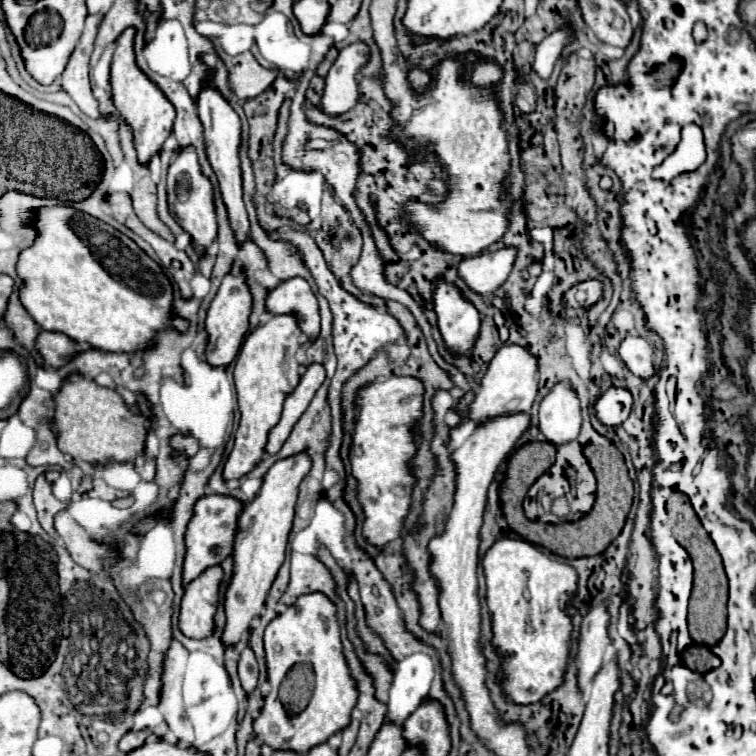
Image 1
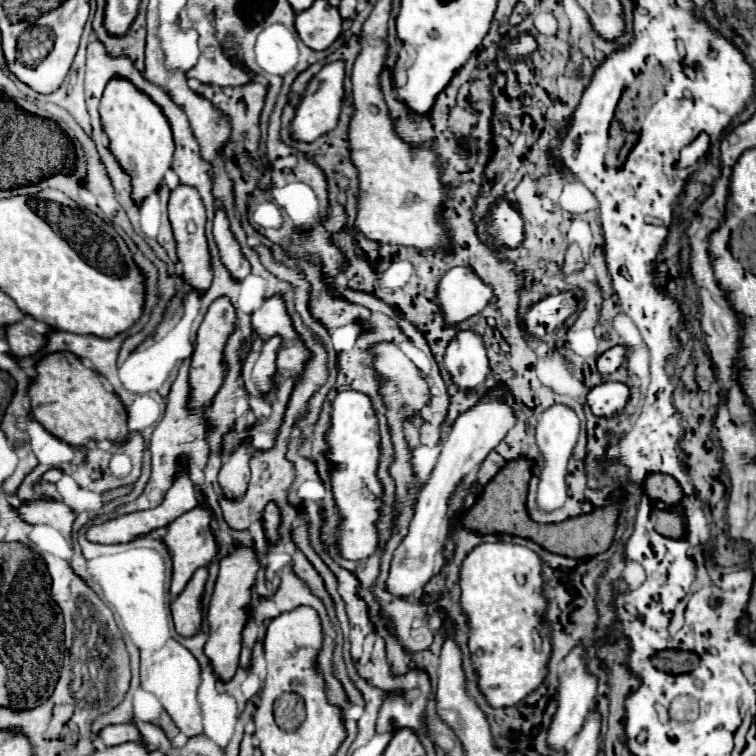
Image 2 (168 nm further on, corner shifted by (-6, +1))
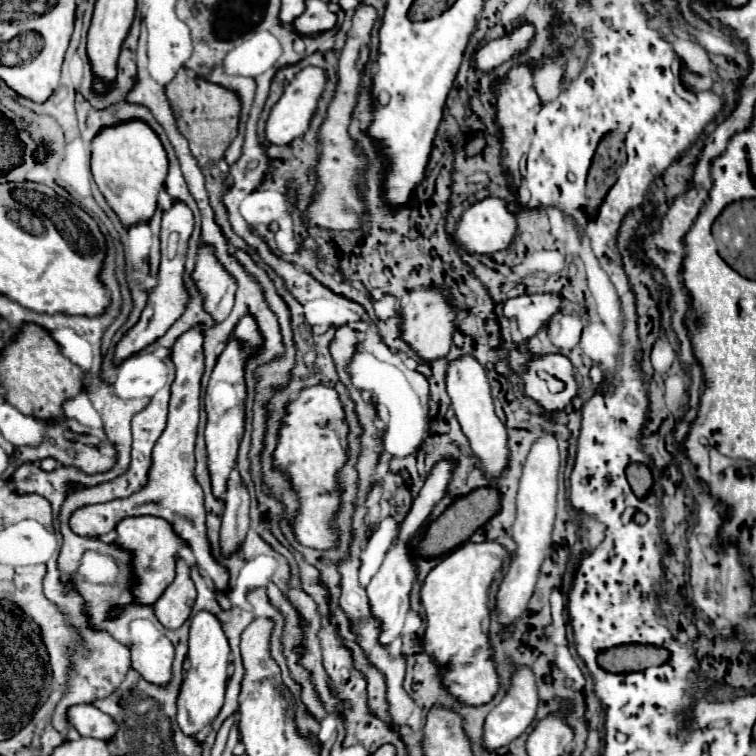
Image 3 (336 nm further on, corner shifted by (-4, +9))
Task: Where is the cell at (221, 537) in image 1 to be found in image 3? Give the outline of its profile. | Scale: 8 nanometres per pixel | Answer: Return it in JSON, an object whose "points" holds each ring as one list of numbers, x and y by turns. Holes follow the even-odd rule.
{"points":[[158,517,122,519,116,531,118,531,116,543,136,553,134,559,134,567,138,573,138,585,134,589,136,599,140,603,156,603,162,597,162,591,166,591,166,587,174,581,178,551,182,547,188,547,188,543,174,531,174,527,170,527,170,523,166,523,166,519,158,519]]}

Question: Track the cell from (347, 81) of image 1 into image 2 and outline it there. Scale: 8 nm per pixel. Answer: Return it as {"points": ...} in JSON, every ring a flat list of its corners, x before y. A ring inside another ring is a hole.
{"points":[[334,61,334,63,326,63,308,83,304,97,300,101,300,105,296,107,294,119,292,119,292,139,294,141,304,141,304,143,312,143,316,141,320,135,332,131,332,127,336,127,336,119,340,115,340,99,344,97,344,61]]}

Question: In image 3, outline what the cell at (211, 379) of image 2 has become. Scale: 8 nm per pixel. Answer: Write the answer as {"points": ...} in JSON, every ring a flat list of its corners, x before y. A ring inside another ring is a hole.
{"points":[[192,327,186,331,172,347,172,361,176,365,176,379,172,383,170,397,170,417,168,425,158,439,152,451,152,469,148,477,148,485,126,499,116,499,102,505,88,505,74,511,70,517,70,527,76,535,82,537,100,537,116,529,116,525,134,515,152,515,162,517,172,523,174,531,188,541,190,549,196,555,196,563,200,571,206,575,208,587,214,591,216,599,226,605,226,595,230,591,230,573,222,563,214,557,212,545,206,529,206,509,204,509,204,493,194,475,194,443,198,429,198,413,200,413,200,379,204,375,204,331,200,327]]}

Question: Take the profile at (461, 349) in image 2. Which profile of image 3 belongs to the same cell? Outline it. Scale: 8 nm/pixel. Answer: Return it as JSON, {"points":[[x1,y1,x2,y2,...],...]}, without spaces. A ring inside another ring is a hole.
{"points":[[460,355,452,361,448,361,446,367,446,391,452,401,452,409,456,411,456,417,462,425,462,431,470,439,474,455,480,459,480,467,486,477,496,483,502,469,508,465,508,447,506,447,506,427,500,423,500,419,494,413,492,395,490,395,490,383,484,367,474,359,474,355]]}

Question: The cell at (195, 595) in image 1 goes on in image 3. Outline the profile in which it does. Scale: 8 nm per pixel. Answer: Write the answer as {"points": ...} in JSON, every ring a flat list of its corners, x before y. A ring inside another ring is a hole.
{"points":[[176,559,176,579,168,585,164,595,154,603,156,617,168,629,178,629,192,611,196,599,196,587,190,579,190,567,186,561]]}

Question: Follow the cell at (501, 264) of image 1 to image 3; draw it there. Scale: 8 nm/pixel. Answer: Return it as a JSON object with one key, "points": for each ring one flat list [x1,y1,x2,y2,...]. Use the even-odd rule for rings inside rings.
{"points":[[430,285,430,287,420,287,412,293,408,293,404,297,404,301,400,301,400,315,402,315,402,339,406,343,410,343,418,355,426,361,434,361,440,357,446,357,452,345,452,333,456,329,454,321,458,317,458,307,454,307,454,303,450,303,450,291,446,287,440,285]]}

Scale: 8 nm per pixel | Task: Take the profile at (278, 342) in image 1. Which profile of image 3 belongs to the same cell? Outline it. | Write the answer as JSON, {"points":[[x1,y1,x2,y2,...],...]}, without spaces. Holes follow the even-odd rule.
{"points":[[228,479,224,495,224,517,220,529,224,553,232,553,244,541,248,531,248,511,250,511,250,495,246,485,242,481]]}

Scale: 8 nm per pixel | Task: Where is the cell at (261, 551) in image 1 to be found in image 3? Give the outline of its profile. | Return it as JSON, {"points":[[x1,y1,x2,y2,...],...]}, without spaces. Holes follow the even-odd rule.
{"points":[[200,611,194,615,190,625,190,641,188,641,188,659,192,669,184,675,184,687,178,697,178,725,186,735,196,735,202,727,210,725,222,703,228,685,228,665,230,665,230,645,226,633,222,629,220,619,210,611]]}

